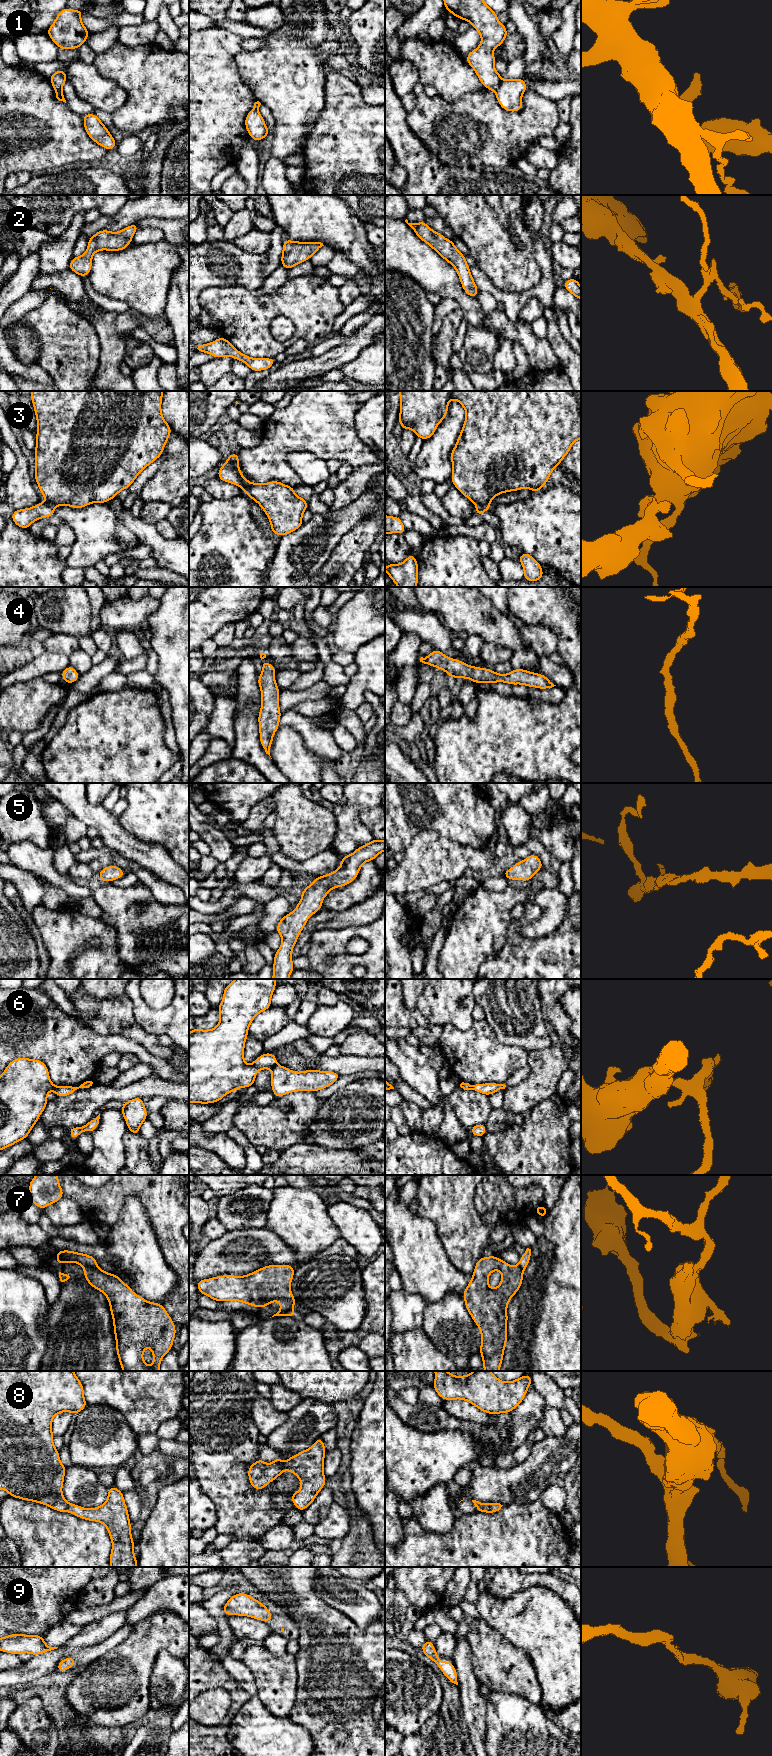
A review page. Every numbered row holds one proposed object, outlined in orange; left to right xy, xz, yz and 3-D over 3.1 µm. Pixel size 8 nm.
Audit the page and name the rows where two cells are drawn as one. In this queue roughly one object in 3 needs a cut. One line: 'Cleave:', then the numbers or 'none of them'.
Cleave: 1, 3, 6, 7

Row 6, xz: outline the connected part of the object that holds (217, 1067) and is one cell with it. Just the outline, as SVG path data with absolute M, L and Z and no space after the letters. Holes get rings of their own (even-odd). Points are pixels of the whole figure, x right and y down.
M235 979L232 983L225 986L223 999L218 1006L218 1011L220 1014L220 1021L218 1025L209 1030L202 1030L193 1028L189 1033L189 1103L201 1103L201 1104L209 1104L220 1101L224 1096L226 1096L230 1092L234 1092L238 1088L247 1088L254 1085L256 1073L259 1070L270 1068L272 1069L277 1065L277 1058L272 1053L263 1053L260 1057L256 1058L251 1065L247 1065L244 1060L244 1048L245 1041L248 1037L248 1029L253 1021L253 1019L261 1012L269 1009L271 1007L271 997L276 988L276 979Z

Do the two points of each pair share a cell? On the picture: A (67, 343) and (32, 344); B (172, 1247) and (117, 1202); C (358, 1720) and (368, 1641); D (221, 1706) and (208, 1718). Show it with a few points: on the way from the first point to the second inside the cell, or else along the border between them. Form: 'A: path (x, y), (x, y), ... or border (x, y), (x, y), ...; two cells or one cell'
A: border (24, 325), (38, 340), (39, 350), (36, 363); two cells
B: path (168, 1227), (168, 1219), (139, 1190), (135, 1190); one cell
C: path (354, 1700), (354, 1668), (361, 1661); one cell
D: path (218, 1708), (211, 1715); one cell

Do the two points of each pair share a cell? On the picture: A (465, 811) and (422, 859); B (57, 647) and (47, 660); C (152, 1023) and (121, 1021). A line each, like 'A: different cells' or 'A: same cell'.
A: different cells
B: different cells
C: different cells

